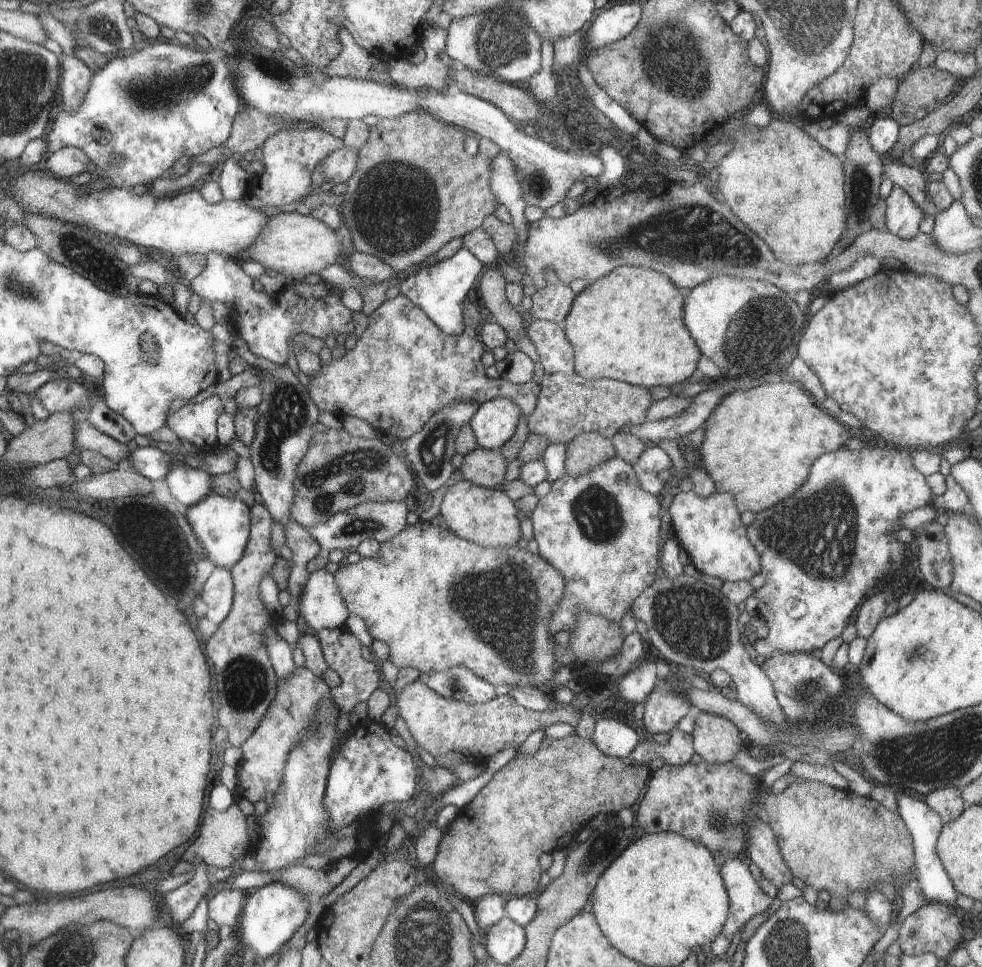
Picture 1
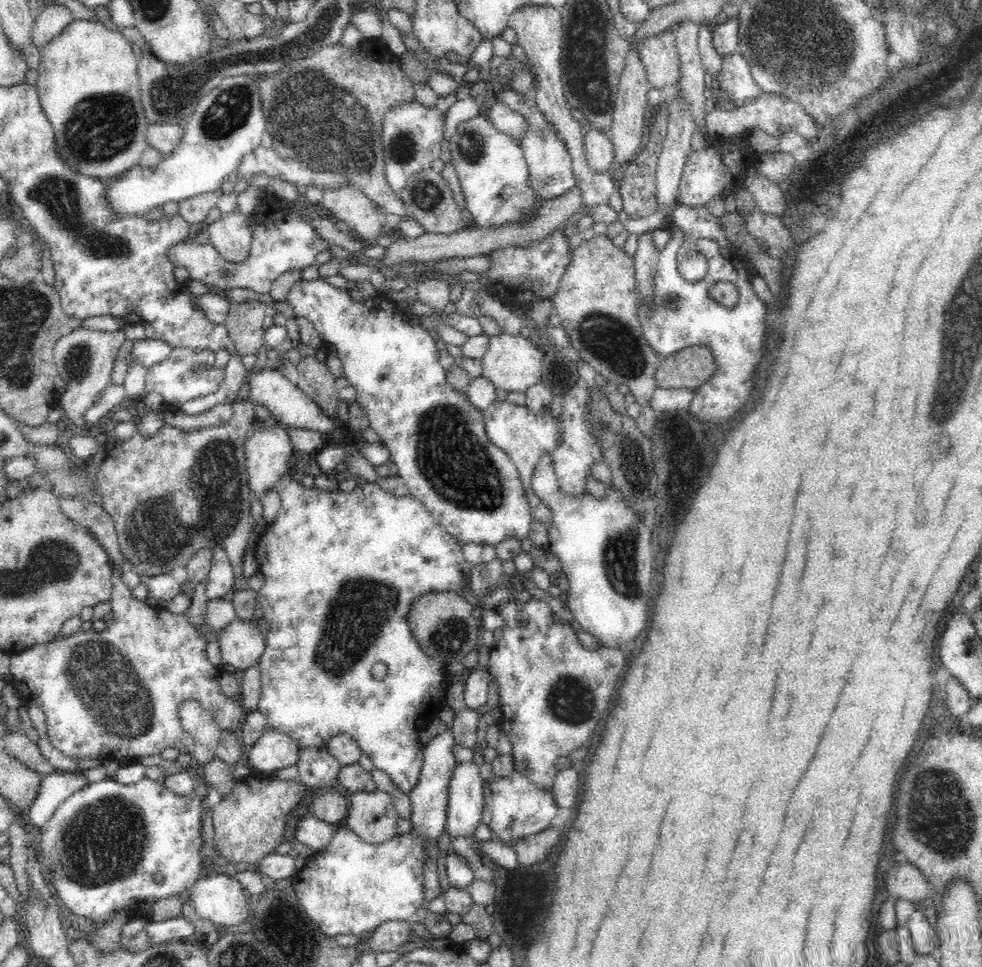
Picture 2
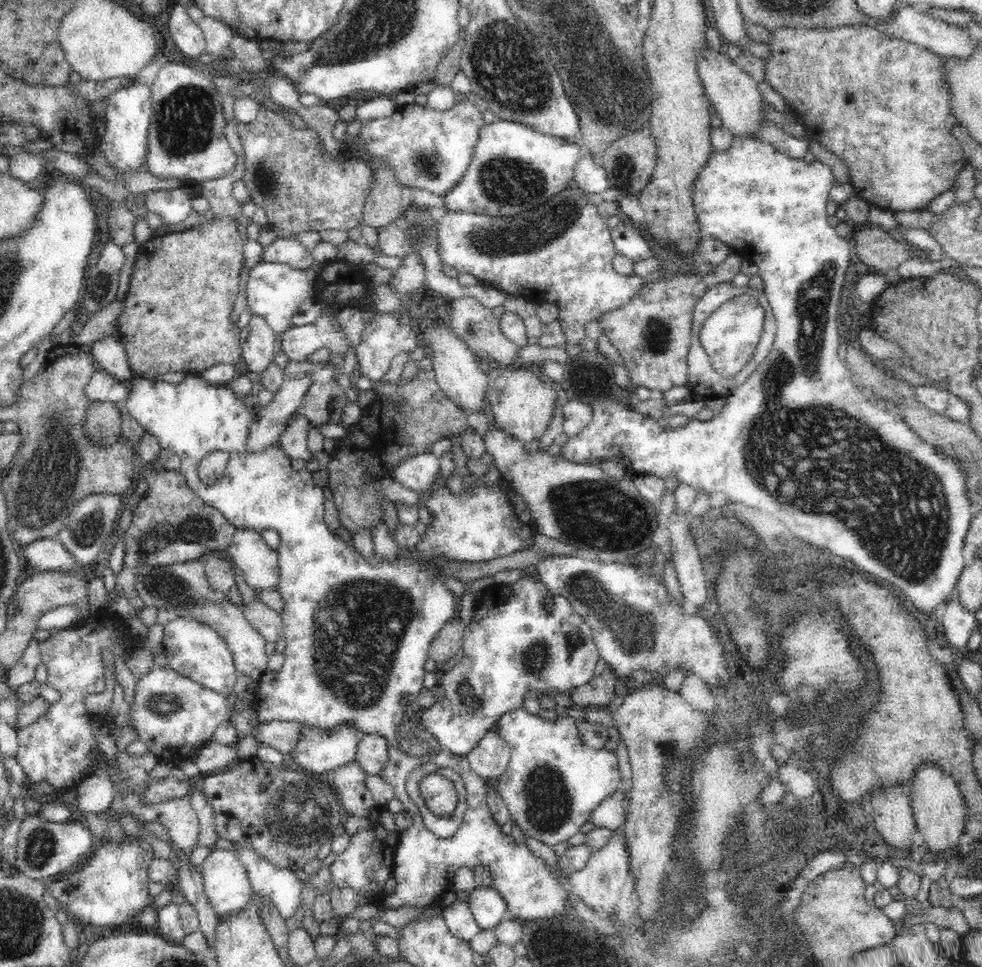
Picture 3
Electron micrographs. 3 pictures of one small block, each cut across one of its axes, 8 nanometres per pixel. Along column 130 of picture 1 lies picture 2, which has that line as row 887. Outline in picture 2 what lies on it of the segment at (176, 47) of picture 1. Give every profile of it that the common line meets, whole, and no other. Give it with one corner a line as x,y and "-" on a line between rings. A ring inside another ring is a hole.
108,778
104,781
94,782
88,786
82,787
80,790
71,794
64,802
54,811
52,818
48,820
46,827
38,831
38,844
41,845
39,855
41,863
46,868
49,877
50,887
54,891
54,895
59,900
62,908
68,908
70,912
76,916
83,916
90,919
98,926
101,926
115,915
120,915
123,910
130,912
138,910
144,914
151,912
154,902
162,900
162,898
178,897
180,892
189,890
191,886
200,878
202,878
202,820
201,816
204,812
202,799
191,789
188,792
176,792
160,785
158,781
148,779
136,781
133,784
122,784
118,780
-
154,874
162,876
160,881
154,879

